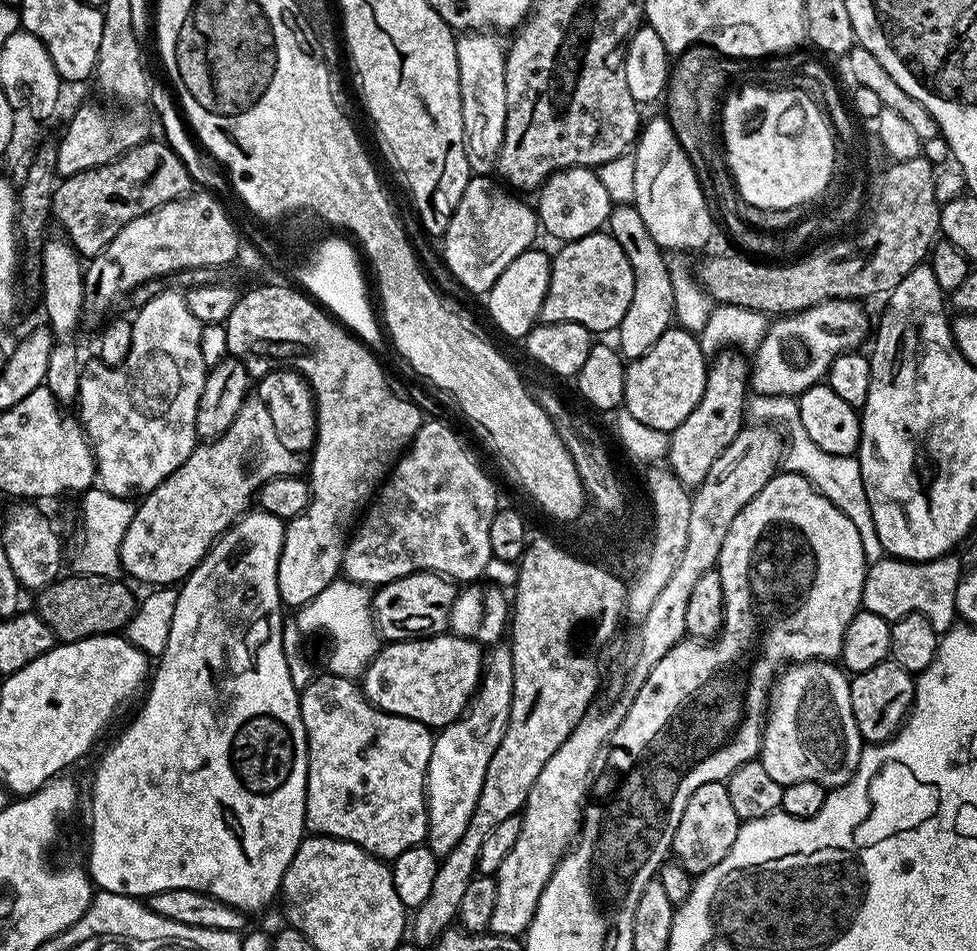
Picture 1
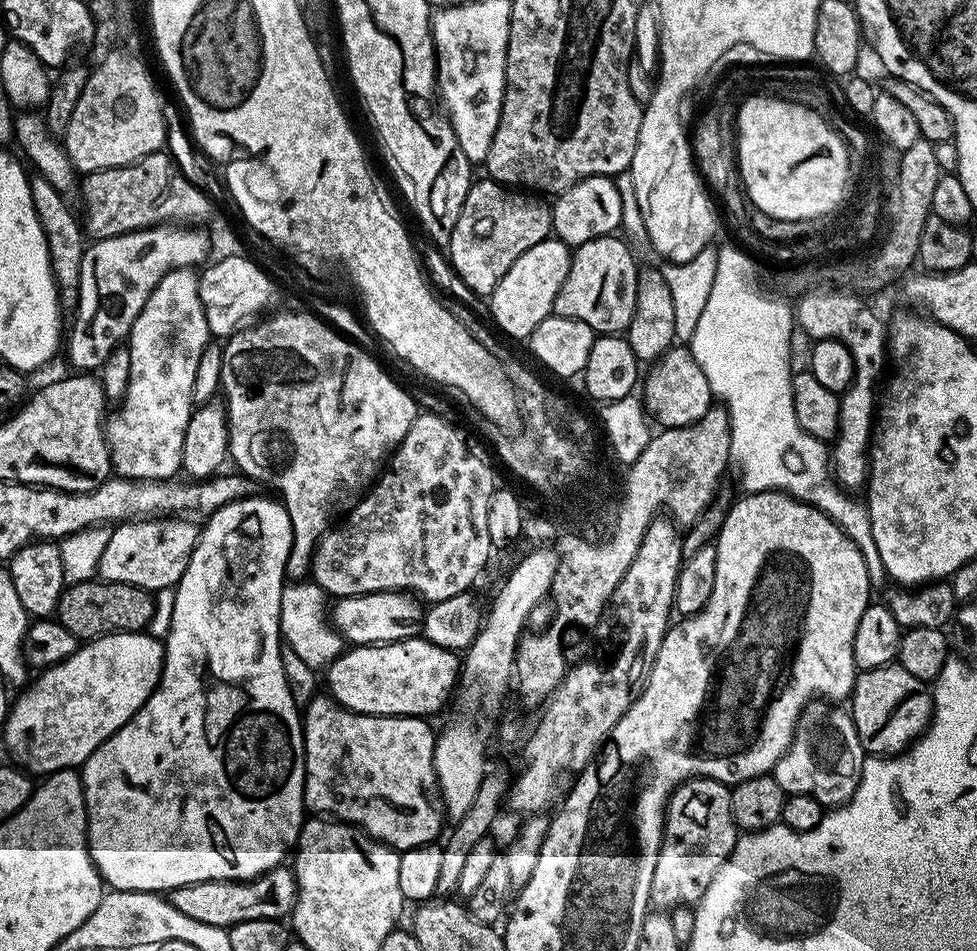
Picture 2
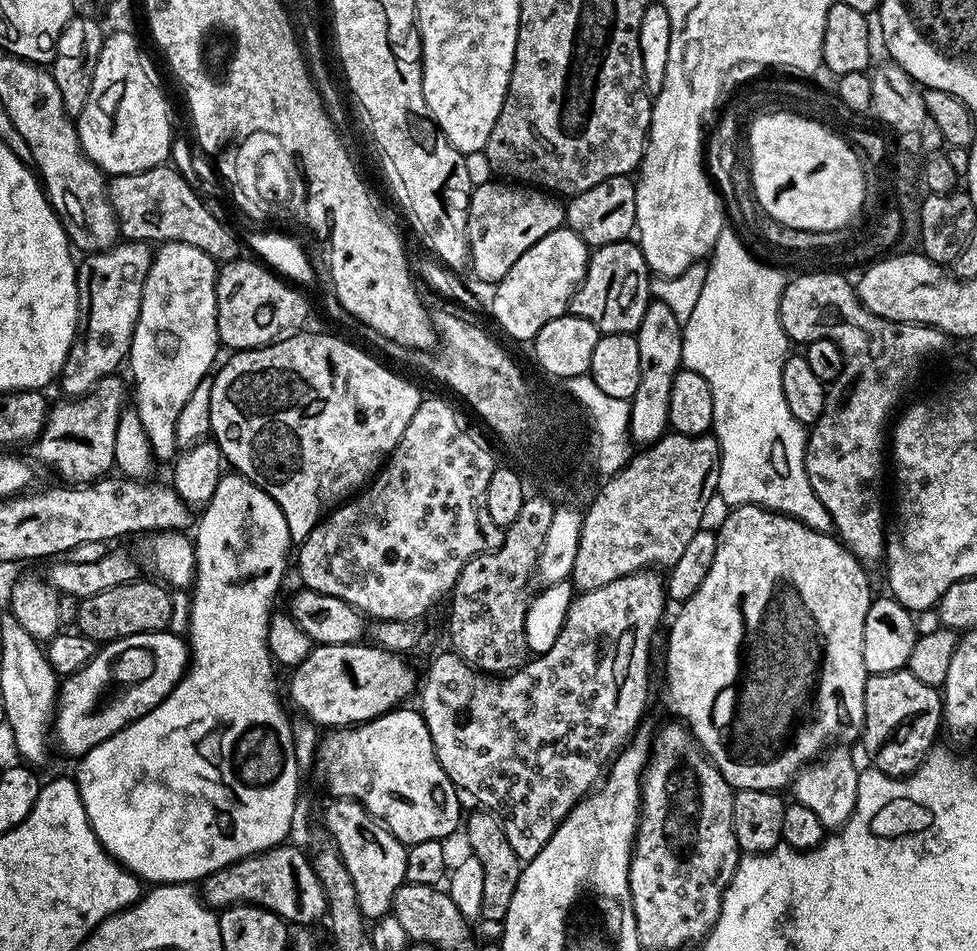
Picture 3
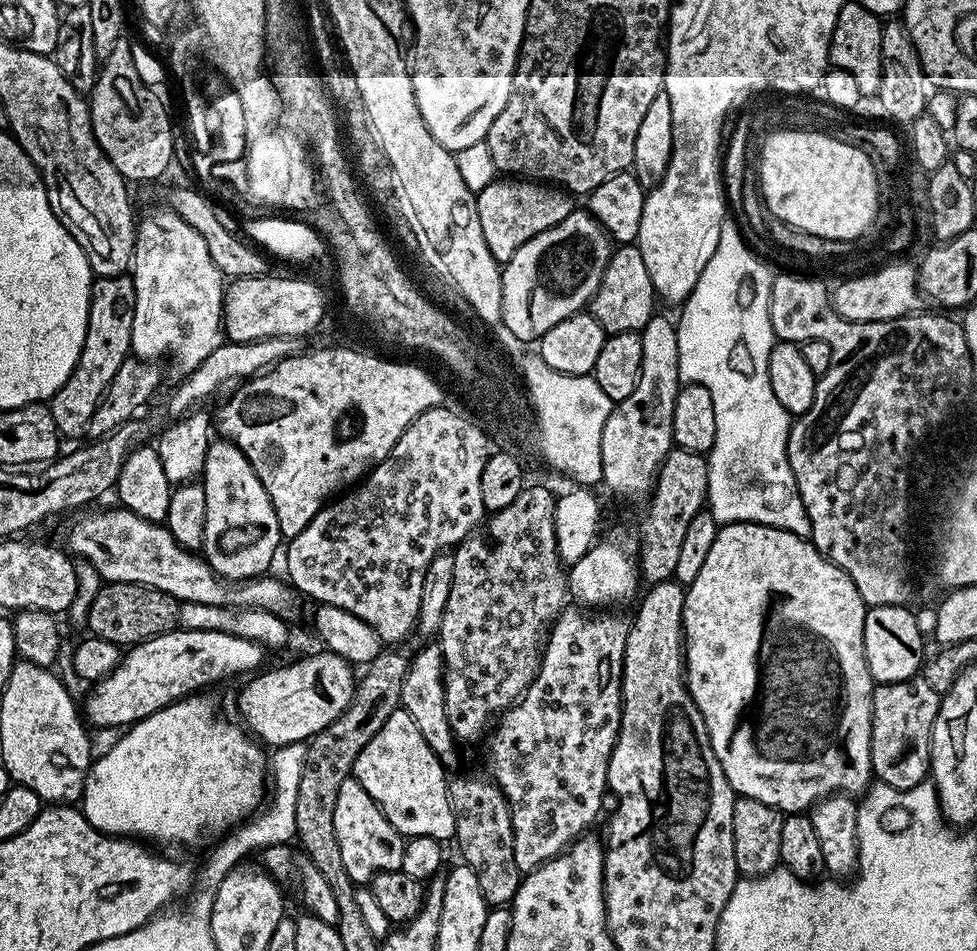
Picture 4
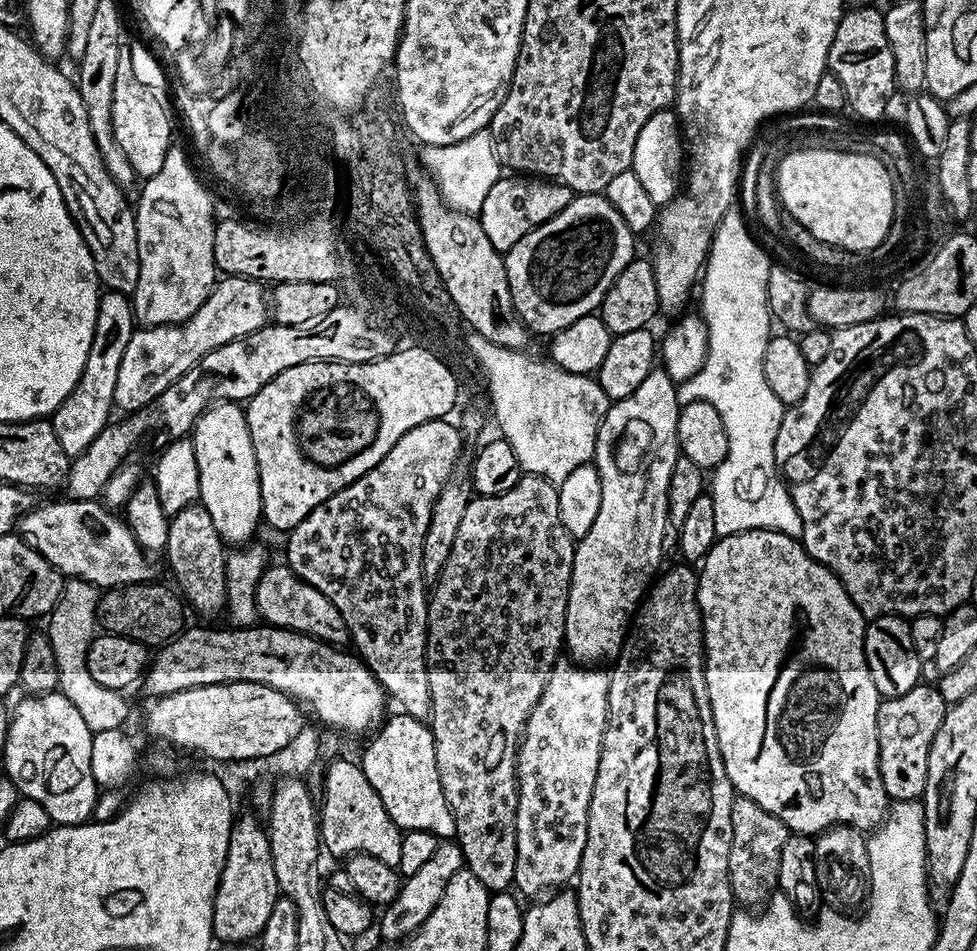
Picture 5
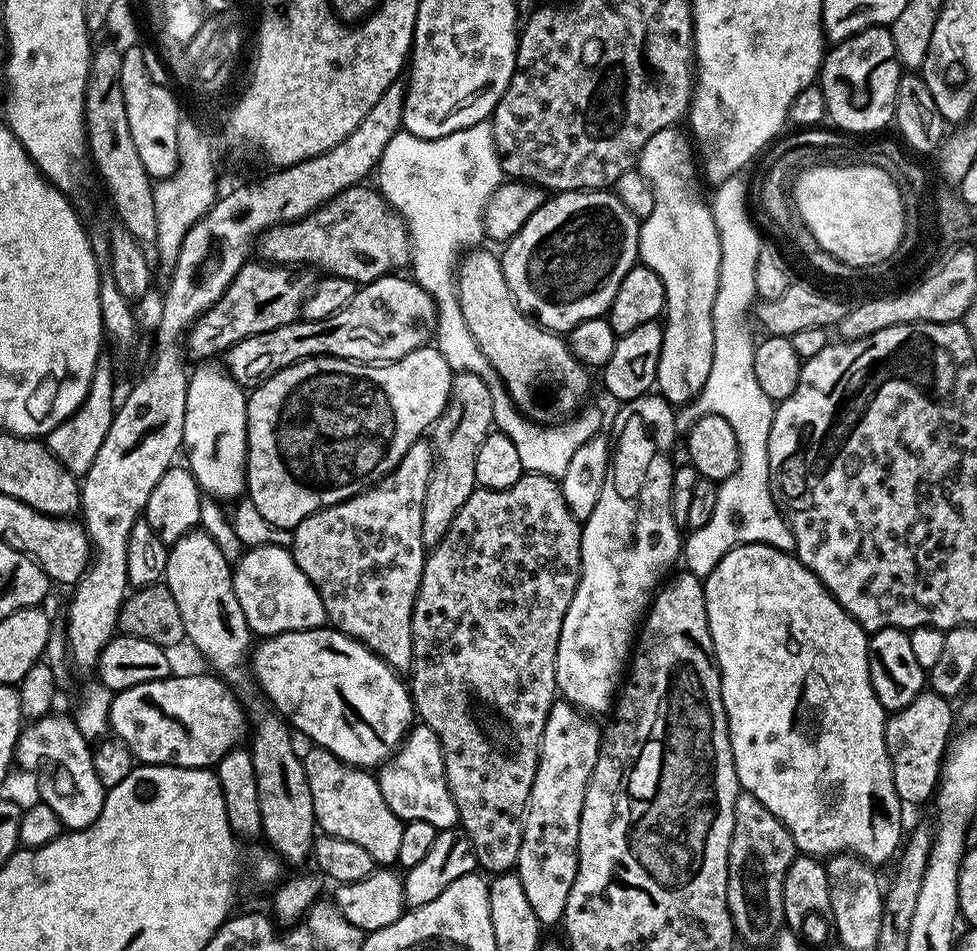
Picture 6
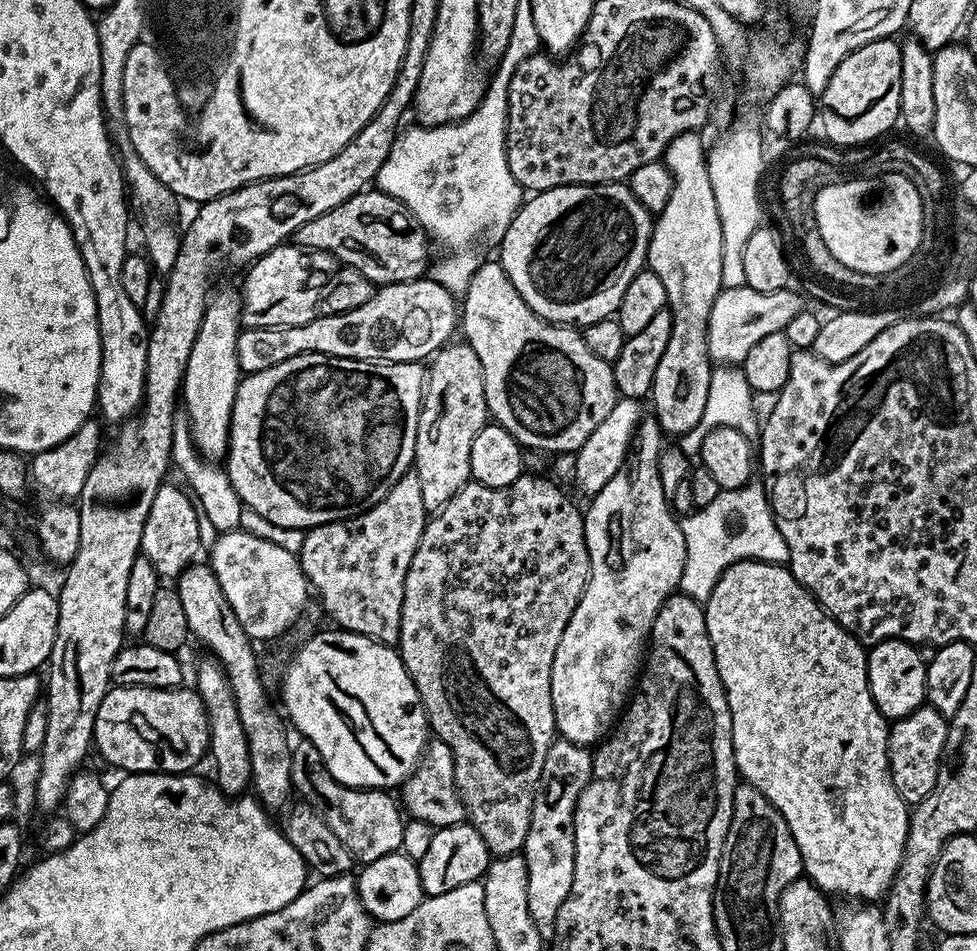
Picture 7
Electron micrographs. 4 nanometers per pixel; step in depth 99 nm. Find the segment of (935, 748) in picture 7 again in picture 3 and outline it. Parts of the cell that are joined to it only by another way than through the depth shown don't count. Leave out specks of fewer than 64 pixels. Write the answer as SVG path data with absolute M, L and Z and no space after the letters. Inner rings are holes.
M899 668L893 672L871 673L866 682L864 726L862 729L864 752L868 755L867 763L887 776L912 775L919 770L924 759L937 743L936 735L938 737L941 735L943 718L944 702L940 688L926 686L926 682L914 678L914 674L910 674L907 668Z

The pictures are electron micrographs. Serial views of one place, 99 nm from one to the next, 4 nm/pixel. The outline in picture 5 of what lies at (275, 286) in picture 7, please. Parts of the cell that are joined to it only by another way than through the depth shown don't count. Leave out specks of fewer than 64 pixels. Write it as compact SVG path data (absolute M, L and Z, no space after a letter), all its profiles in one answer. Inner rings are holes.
M224 276L212 289L208 300L202 302L202 306L198 306L196 313L185 324L163 324L157 328L140 326L133 331L130 343L126 345L126 350L122 354L122 363L118 366L118 379L114 385L115 407L119 411L121 408L121 413L124 414L147 409L156 403L162 390L166 390L166 386L178 382L178 378L182 378L186 370L202 362L202 358L206 358L210 350L218 350L218 346L226 346L226 342L234 342L238 338L249 336L254 330L264 327L269 320L270 300L266 295L265 285L258 280L247 280L241 276Z

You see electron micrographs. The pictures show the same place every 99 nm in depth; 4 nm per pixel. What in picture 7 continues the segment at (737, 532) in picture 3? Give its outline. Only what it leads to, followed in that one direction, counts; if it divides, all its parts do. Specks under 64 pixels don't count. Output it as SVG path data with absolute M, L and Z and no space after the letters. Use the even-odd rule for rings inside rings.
M739 560L736 564L730 565L718 578L710 598L704 604L704 617L718 674L722 678L722 686L732 715L732 749L737 773L747 783L762 790L762 794L770 798L770 802L779 810L782 818L786 818L786 826L790 826L790 834L794 834L794 842L804 863L803 875L807 879L833 897L853 896L856 902L883 901L896 881L896 871L902 862L910 808L898 794L892 781L892 772L888 769L890 724L880 713L870 694L868 653L865 645L852 637L837 620L833 620L825 612L824 607L801 586L798 578L794 578L791 568L783 564L771 564L765 560Z

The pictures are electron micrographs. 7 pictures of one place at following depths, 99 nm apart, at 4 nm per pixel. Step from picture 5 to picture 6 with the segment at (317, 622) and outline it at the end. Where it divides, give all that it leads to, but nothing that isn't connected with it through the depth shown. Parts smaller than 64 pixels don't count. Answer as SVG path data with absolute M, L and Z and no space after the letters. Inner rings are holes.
M264 544L261 548L252 548L247 552L248 549L235 561L232 569L232 585L234 594L238 594L238 606L242 606L242 614L246 614L246 622L252 633L260 638L267 638L283 632L301 632L307 628L325 627L328 615L322 606L322 598L310 582L310 578L302 574L287 547L279 548L276 544Z

